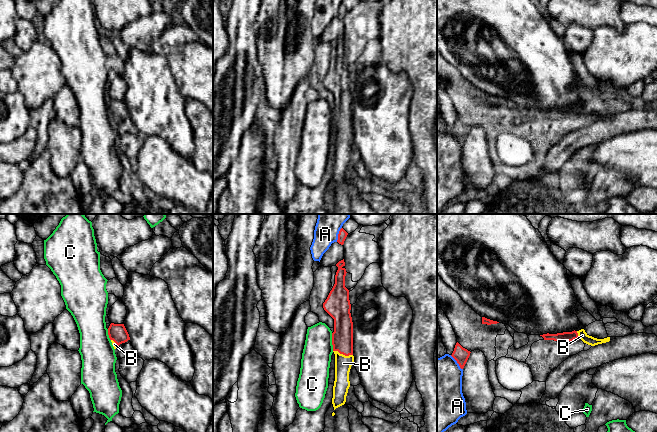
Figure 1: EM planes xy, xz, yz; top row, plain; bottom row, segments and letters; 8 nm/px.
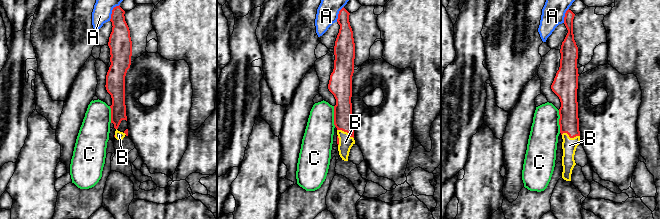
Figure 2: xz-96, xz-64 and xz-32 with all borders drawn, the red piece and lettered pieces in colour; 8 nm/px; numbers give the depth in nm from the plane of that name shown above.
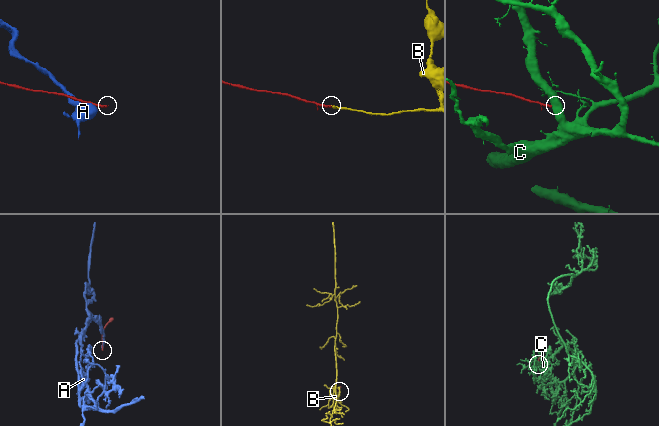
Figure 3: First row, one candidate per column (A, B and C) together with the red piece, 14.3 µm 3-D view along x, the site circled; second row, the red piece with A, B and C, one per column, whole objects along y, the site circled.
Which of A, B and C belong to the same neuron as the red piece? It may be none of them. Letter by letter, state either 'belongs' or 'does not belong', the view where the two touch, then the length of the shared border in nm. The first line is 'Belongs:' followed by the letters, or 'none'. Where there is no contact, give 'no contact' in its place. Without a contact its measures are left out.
Belongs: B
A: does not belong; contact in yz; length 160 nm
B: belongs; contact in xz; length 170 nm
C: does not belong; contact in xz; length 140 nm

